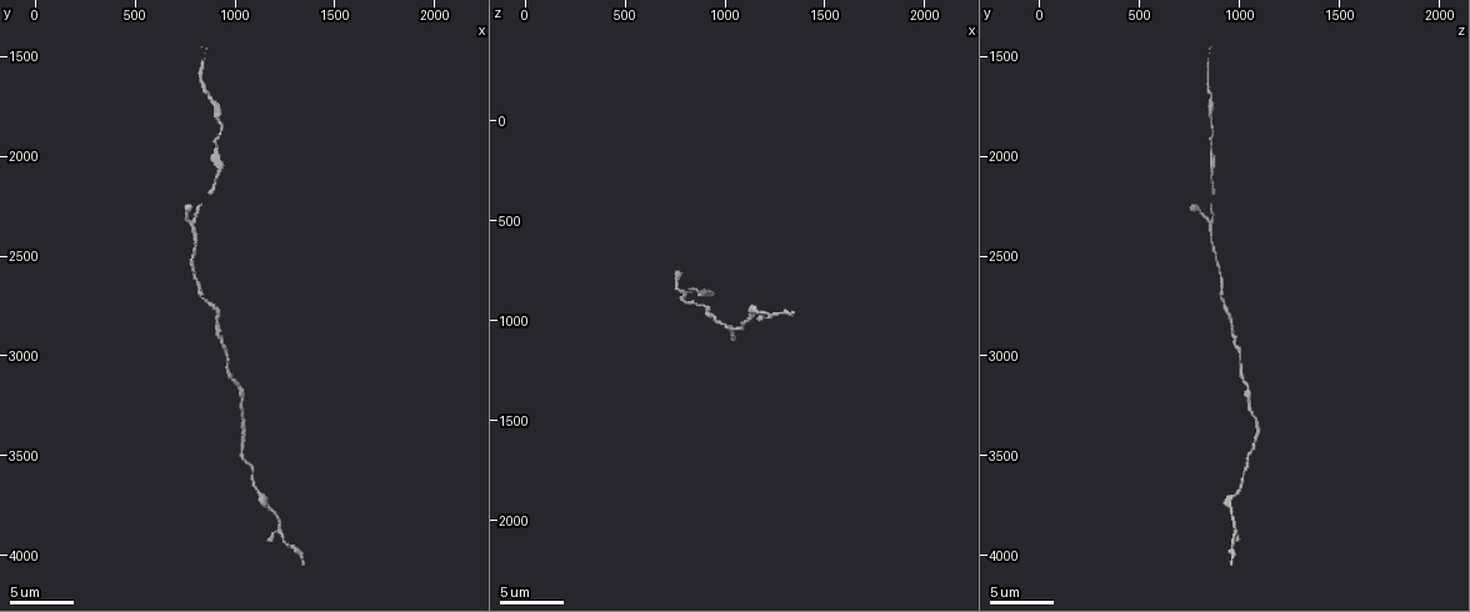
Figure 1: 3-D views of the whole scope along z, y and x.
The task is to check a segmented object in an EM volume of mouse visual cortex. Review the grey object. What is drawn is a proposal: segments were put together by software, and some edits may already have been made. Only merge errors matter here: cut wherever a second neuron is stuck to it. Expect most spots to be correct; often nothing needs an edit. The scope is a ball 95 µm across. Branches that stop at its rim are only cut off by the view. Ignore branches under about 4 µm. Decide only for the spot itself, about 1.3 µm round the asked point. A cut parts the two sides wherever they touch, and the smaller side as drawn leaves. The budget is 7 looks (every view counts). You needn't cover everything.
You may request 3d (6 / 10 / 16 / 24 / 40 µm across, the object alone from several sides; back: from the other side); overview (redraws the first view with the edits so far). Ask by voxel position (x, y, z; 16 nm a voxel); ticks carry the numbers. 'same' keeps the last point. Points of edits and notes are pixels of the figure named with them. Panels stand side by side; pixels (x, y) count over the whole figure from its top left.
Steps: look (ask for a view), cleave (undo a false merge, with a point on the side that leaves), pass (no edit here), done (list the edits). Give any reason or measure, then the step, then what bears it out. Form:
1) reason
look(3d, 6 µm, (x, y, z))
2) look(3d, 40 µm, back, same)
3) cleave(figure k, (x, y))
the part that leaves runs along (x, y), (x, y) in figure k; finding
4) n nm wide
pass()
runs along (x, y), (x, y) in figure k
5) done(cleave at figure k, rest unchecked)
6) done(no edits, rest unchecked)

calibre changes
look(3d, 10 µm, (800, 2300, 860))

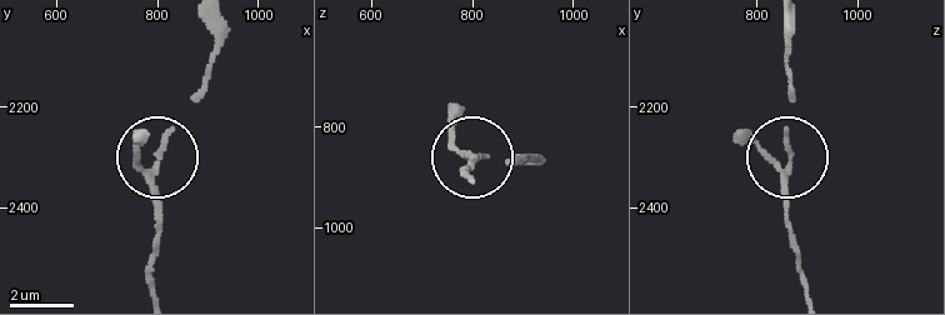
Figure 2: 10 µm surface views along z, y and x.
180 nm wide
pass()
runs along (806, 293), (788, 220), (788, 78) in figure 2; continuous, no second neuron

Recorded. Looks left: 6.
look(3d, 10 µm, (920, 2780, 950))

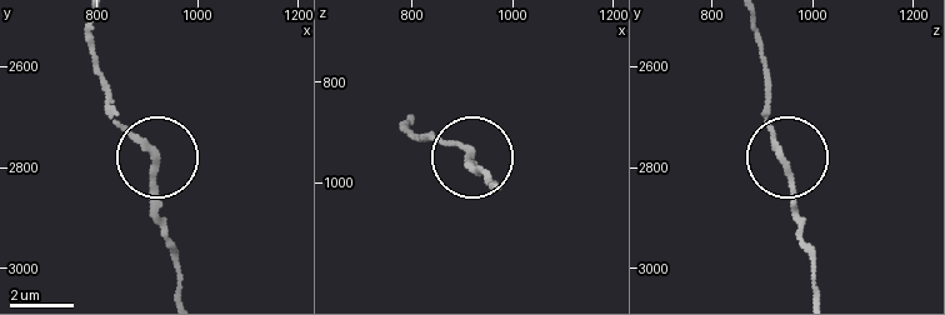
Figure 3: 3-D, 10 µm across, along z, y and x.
200 nm wide
pass()
one neuron here

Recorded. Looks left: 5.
calibre changes
look(3d, 16 µm, (1030, 3230, 1040))

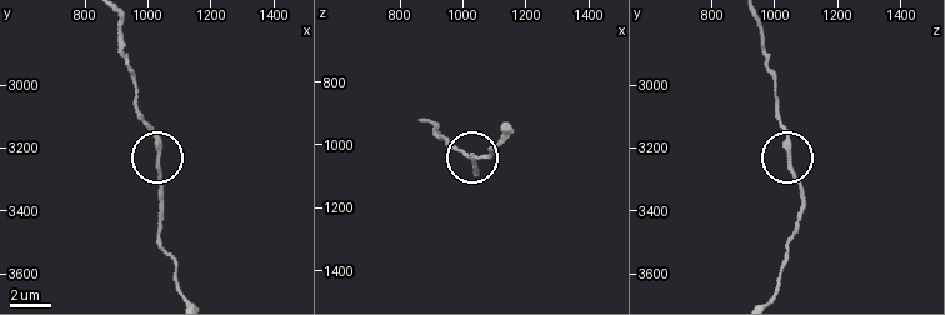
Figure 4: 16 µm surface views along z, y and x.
pass()
runs along (119, 20), (134, 105), (160, 161), (160, 220) in figure 4; one neuron here

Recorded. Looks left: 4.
thick turns thin
look(3d, 16 µm, (1100, 3650, 1000))

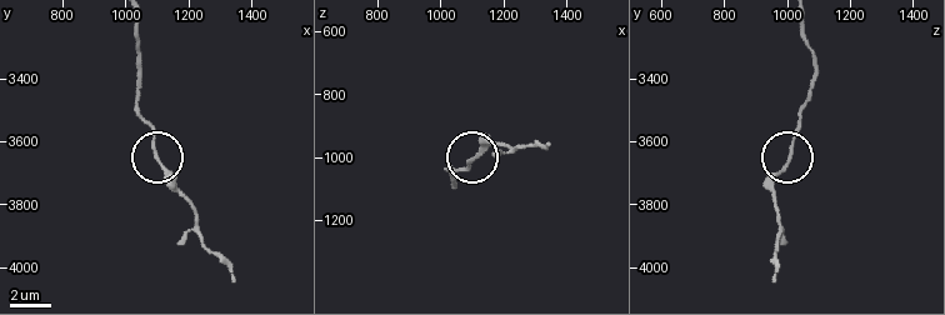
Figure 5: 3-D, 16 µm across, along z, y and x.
pass()
runs along (136, 24), (138, 104), (171, 188) in figure 5; all the same neuron

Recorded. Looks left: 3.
done(no edits, rest unchecked)

